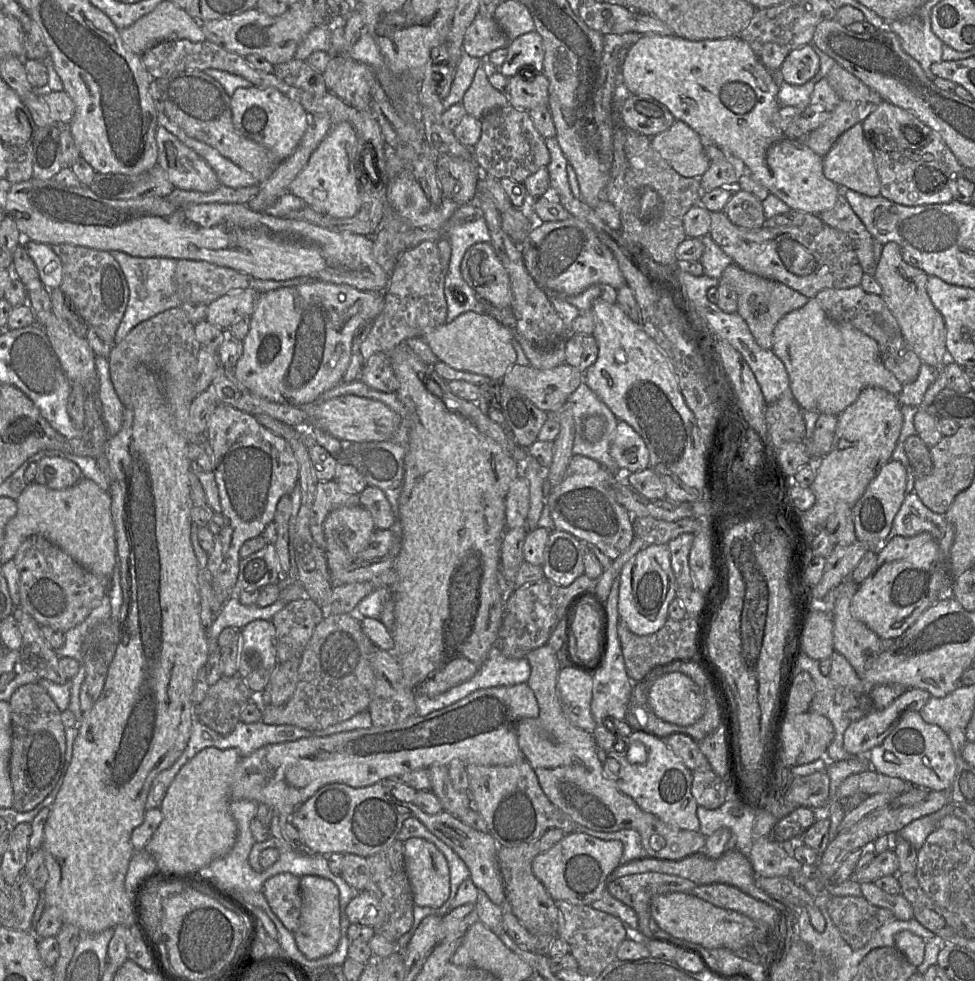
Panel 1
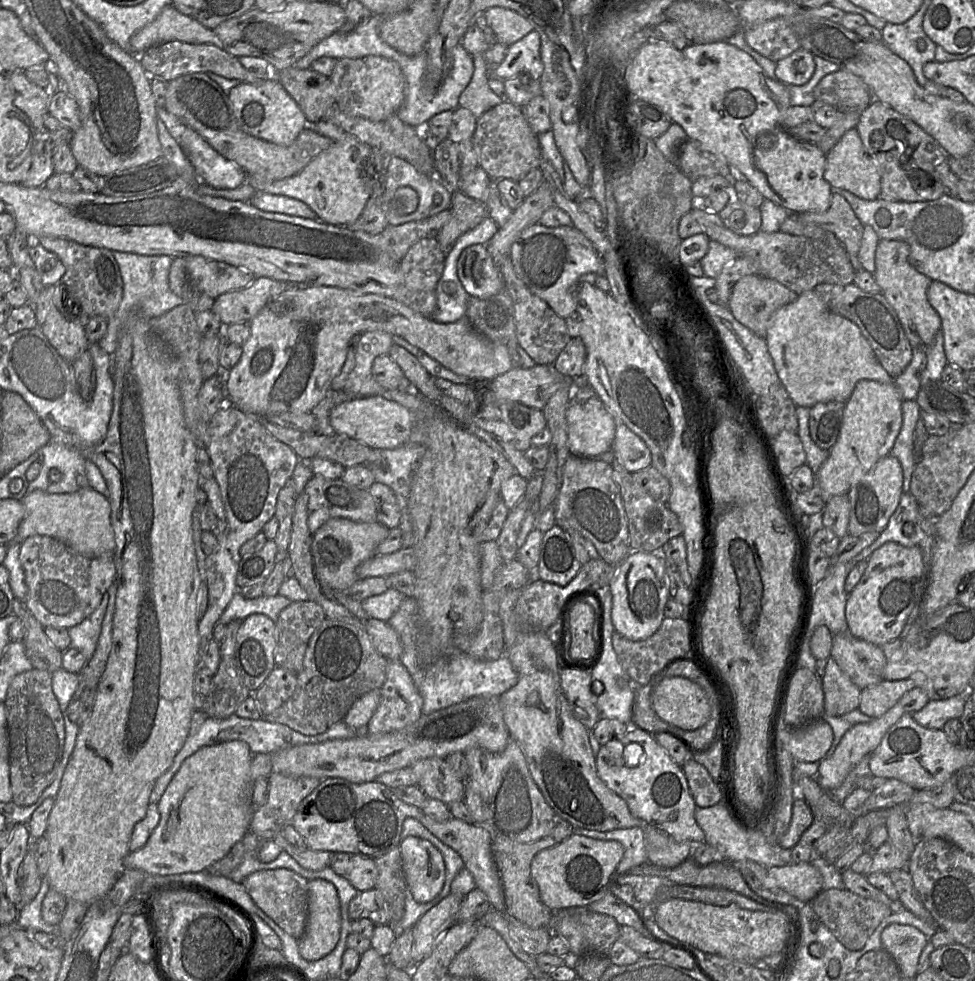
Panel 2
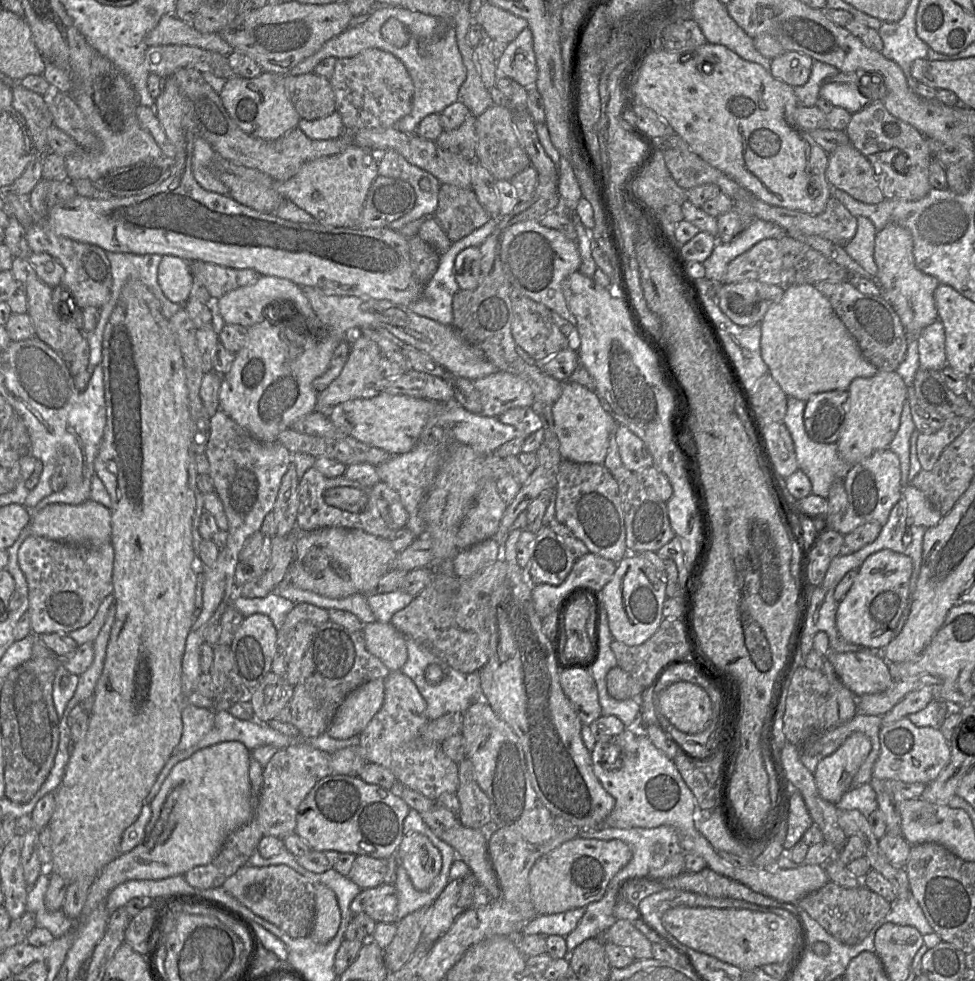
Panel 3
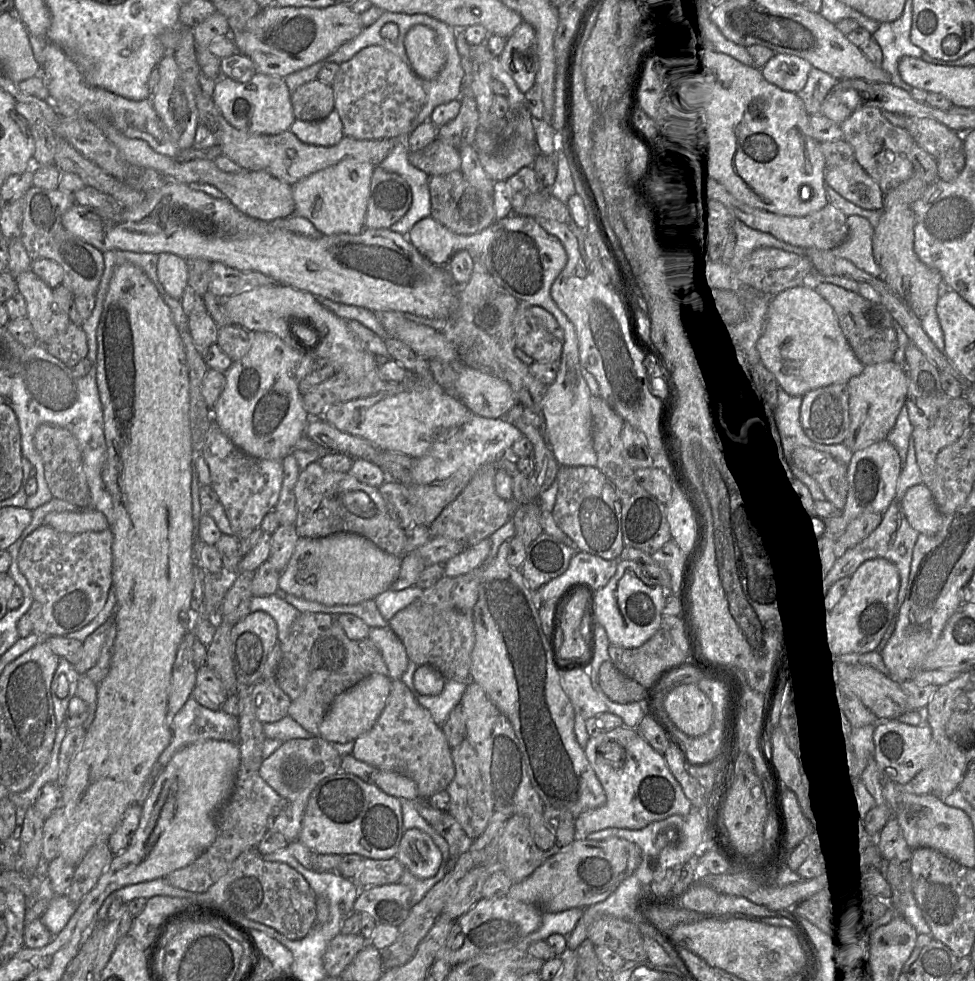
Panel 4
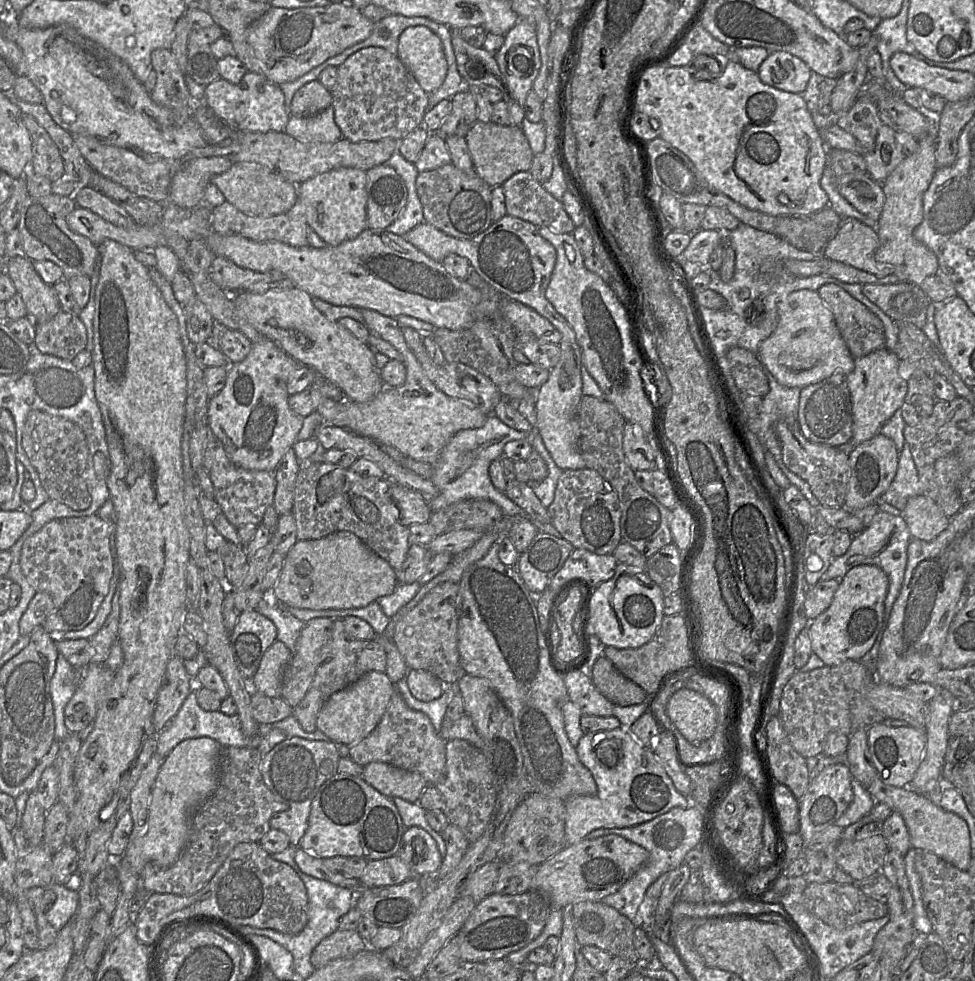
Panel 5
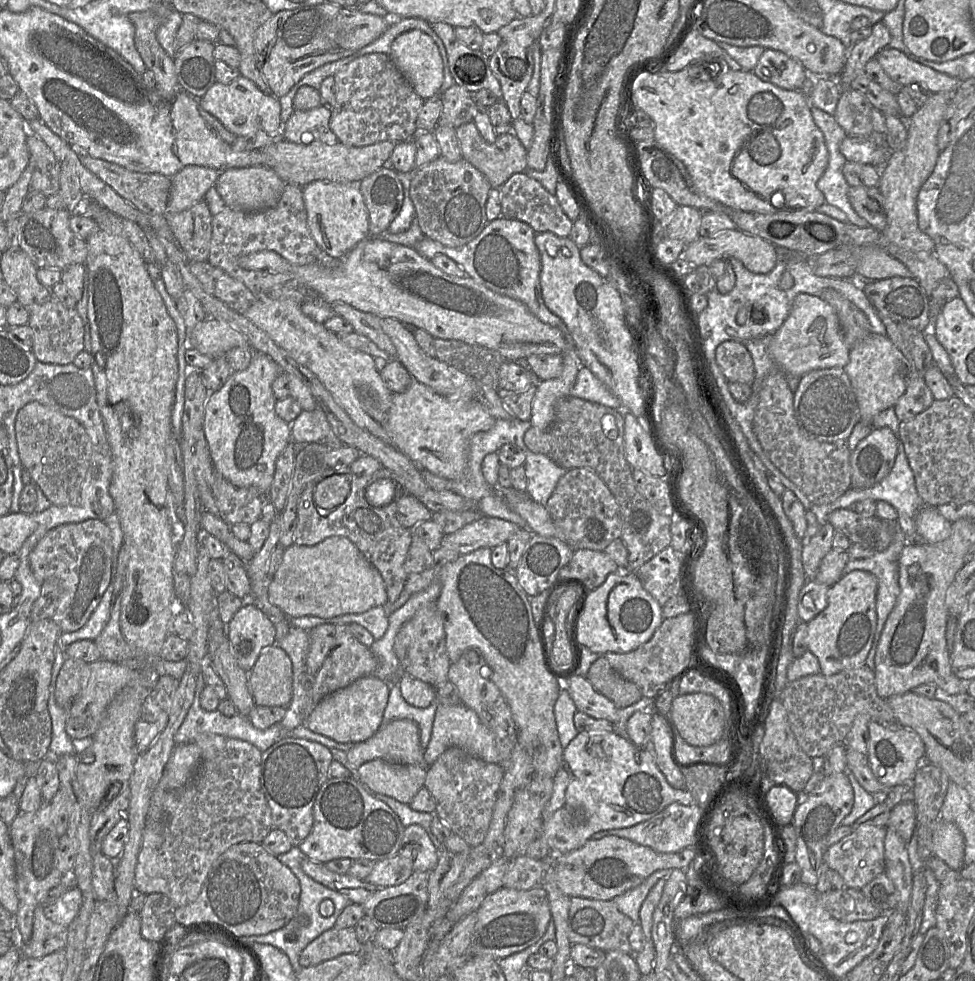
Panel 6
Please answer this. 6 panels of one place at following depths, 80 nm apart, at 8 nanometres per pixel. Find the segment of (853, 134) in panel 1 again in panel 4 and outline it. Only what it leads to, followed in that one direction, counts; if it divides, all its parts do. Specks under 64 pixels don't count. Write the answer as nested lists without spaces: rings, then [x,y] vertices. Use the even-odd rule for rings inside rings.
[[[856,159],[828,167],[825,182],[843,198],[863,209],[882,210],[884,207],[884,192]]]

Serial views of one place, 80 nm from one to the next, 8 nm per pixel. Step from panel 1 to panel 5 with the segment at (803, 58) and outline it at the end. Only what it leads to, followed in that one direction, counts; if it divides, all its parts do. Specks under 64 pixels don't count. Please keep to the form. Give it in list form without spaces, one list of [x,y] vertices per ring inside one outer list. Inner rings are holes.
[[[784,51],[770,52],[757,70],[760,80],[776,89],[802,94],[811,69],[800,58]]]

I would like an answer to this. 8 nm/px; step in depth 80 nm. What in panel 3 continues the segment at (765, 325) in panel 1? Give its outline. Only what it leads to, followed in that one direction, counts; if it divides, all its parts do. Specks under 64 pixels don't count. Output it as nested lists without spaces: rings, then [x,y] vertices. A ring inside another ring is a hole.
[[[756,280],[721,283],[716,302],[735,324],[754,326],[761,323],[769,307],[782,298],[785,288]]]

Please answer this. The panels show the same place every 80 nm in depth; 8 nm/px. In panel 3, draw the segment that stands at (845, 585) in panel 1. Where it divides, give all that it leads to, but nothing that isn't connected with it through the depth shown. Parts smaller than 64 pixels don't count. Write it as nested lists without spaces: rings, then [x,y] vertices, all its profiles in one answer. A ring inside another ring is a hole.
[[[865,648],[857,652],[831,651],[825,659],[831,662],[841,682],[856,697],[887,690],[894,682],[883,651]]]

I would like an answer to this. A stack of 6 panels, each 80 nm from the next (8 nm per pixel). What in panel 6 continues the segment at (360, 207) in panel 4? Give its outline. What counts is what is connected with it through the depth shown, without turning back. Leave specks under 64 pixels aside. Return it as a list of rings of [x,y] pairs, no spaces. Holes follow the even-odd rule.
[[[316,180],[303,188],[307,225],[318,247],[331,258],[341,258],[369,236],[368,212],[358,182]]]

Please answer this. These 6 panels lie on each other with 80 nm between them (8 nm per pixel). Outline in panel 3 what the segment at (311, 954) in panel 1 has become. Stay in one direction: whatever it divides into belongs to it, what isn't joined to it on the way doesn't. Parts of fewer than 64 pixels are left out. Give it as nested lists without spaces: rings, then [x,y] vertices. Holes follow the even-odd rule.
[[[314,884],[315,916],[309,934],[317,944],[330,942],[339,929],[341,913],[335,892],[324,884]]]

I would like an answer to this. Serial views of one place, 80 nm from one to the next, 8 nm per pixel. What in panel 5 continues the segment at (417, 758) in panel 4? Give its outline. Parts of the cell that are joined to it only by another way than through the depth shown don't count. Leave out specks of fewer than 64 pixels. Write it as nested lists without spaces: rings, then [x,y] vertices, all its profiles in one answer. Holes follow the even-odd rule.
[[[394,690],[388,707],[375,729],[362,740],[349,746],[349,757],[361,766],[370,762],[385,762],[418,772],[428,785],[435,786],[445,778],[446,744],[429,717],[410,708],[398,690]]]

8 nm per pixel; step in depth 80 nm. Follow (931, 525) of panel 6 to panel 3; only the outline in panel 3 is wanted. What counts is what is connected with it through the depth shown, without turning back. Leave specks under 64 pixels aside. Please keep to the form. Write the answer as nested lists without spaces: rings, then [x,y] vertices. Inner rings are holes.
[[[908,484],[902,489],[902,496],[907,502],[907,526],[923,526],[928,529],[941,521],[943,516],[918,488]]]

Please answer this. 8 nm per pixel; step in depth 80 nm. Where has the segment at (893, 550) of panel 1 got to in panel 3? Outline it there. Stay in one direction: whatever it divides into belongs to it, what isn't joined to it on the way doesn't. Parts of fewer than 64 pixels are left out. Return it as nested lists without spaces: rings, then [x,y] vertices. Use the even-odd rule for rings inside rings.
[[[882,549],[866,558],[836,612],[836,627],[849,643],[869,649],[886,647],[894,638],[894,629],[910,597],[912,559],[890,549]]]

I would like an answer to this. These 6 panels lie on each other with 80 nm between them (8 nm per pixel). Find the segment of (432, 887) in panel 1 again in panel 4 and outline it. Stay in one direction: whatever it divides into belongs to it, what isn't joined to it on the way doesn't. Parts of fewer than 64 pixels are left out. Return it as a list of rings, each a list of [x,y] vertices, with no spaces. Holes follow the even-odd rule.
[[[417,828],[404,831],[395,857],[421,879],[435,876],[442,864],[438,846],[427,833]]]

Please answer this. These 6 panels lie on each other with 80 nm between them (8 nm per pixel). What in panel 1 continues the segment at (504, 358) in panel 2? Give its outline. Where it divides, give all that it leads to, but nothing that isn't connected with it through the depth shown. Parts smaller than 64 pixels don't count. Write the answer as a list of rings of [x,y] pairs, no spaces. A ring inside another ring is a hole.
[[[314,280],[302,285],[267,291],[260,295],[254,312],[251,315],[250,331],[243,340],[243,354],[233,368],[235,377],[251,393],[272,402],[293,406],[302,406],[311,403],[322,393],[342,382],[343,376],[350,363],[352,341],[355,332],[364,324],[373,322],[383,309],[383,293],[360,291],[346,284],[333,284]],[[476,312],[462,313],[452,322],[435,327],[421,336],[440,361],[456,370],[487,376],[494,382],[499,382],[516,362],[513,337],[515,331],[488,314]]]

